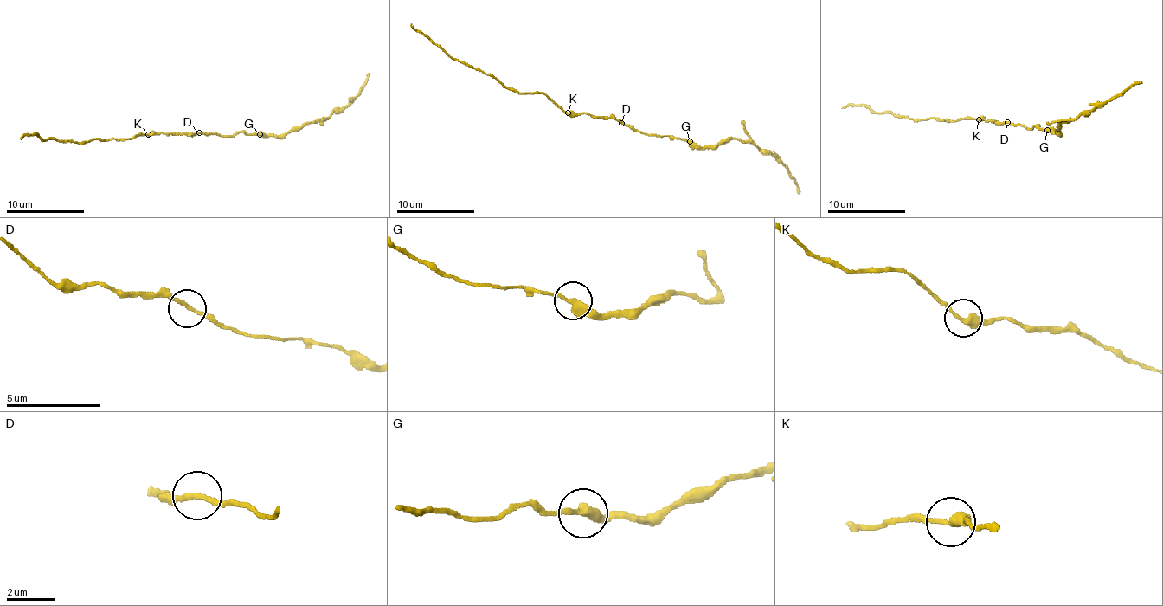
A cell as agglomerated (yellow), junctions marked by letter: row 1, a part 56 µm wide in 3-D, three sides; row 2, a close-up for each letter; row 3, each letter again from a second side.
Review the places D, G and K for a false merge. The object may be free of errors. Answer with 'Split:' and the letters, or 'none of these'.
Split: G

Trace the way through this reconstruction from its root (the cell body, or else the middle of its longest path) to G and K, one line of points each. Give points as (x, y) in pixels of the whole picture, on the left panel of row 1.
G: (199, 132), (260, 134)
K: (199, 132), (148, 134)

